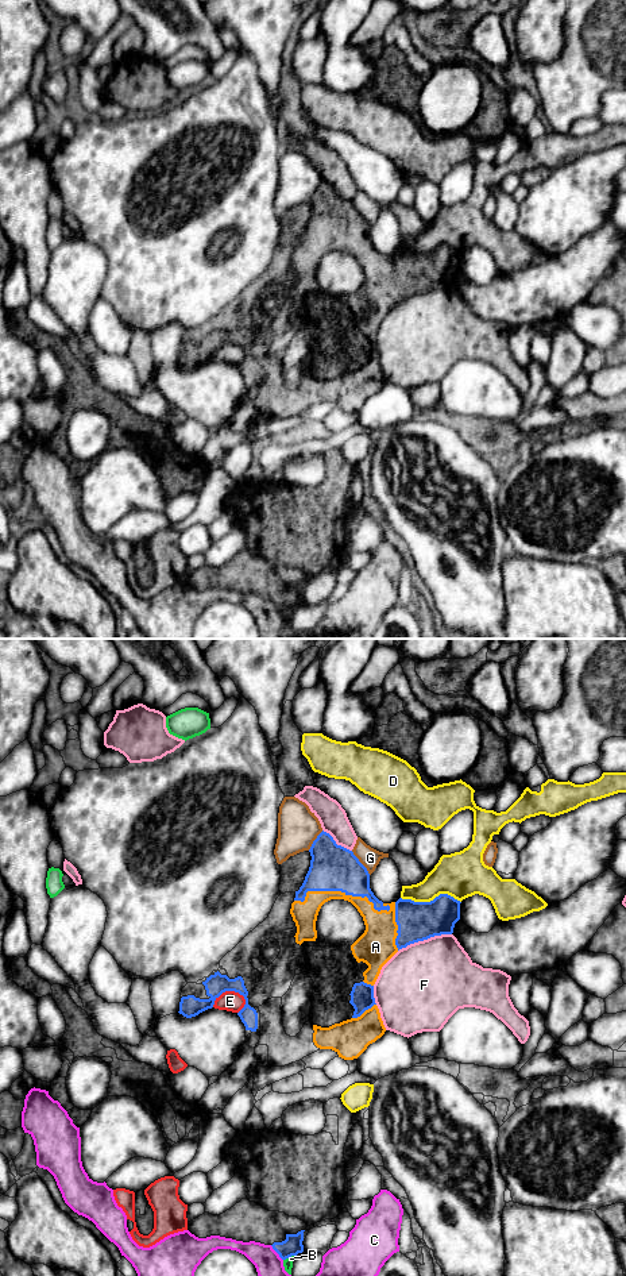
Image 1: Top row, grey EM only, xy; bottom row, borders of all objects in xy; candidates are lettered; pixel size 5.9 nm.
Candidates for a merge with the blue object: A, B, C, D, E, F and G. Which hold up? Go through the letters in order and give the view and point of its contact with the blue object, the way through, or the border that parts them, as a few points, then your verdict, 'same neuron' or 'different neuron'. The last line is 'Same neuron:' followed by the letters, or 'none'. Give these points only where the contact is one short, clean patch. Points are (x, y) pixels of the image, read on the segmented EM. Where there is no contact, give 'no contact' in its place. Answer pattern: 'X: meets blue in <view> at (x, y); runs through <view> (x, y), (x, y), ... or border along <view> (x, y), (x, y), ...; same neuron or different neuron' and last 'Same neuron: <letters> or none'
A: meets blue in xy at (342, 891); same neuron
B: meets blue in xy at (288, 1257); different neuron
C: meets blue in xy at (277, 1252); different neuron
D: meets blue in xy at (431, 901); different neuron
E: meets blue in xy at (227, 990); different neuron
F: meets blue in xy at (424, 939); different neuron
G: meets blue in xy at (360, 863); different neuron
Same neuron: A

